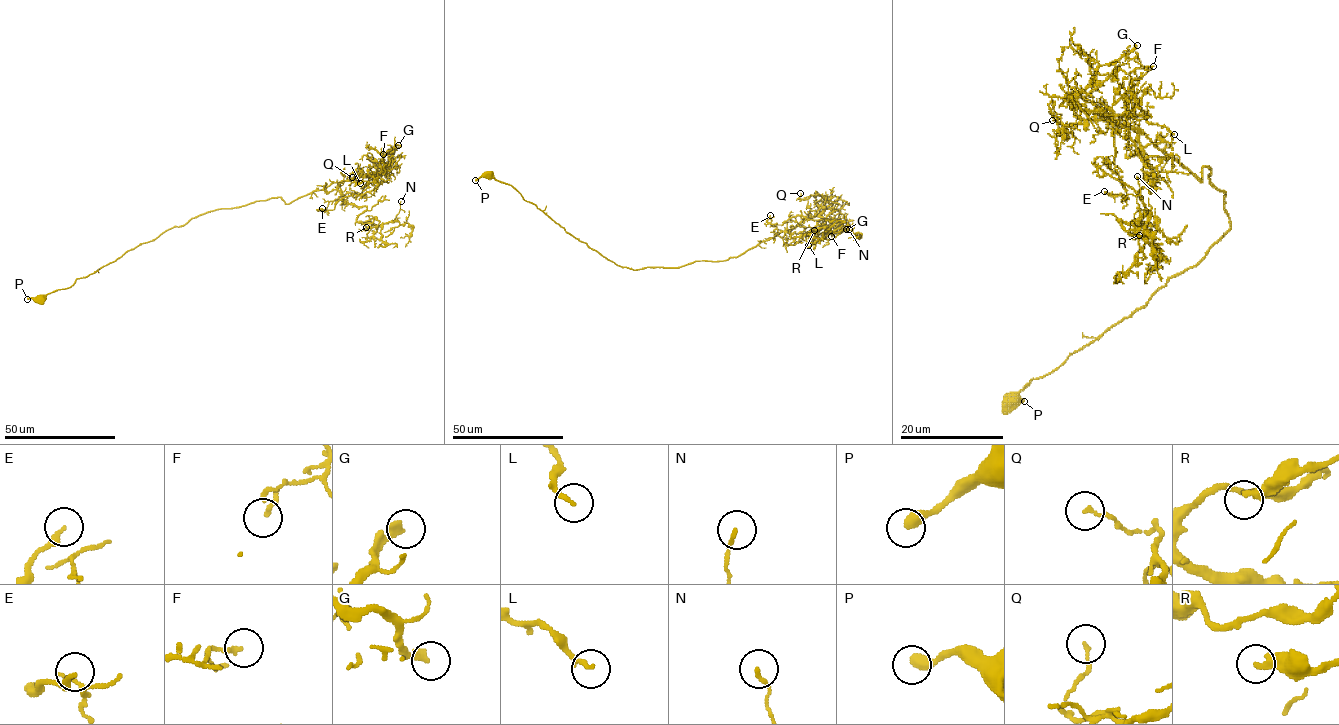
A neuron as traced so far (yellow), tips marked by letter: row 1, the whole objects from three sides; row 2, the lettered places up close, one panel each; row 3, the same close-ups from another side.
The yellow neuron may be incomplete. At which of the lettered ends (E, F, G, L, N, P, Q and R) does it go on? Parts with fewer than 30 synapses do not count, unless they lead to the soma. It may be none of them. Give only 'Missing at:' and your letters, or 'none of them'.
Missing at: none of them

